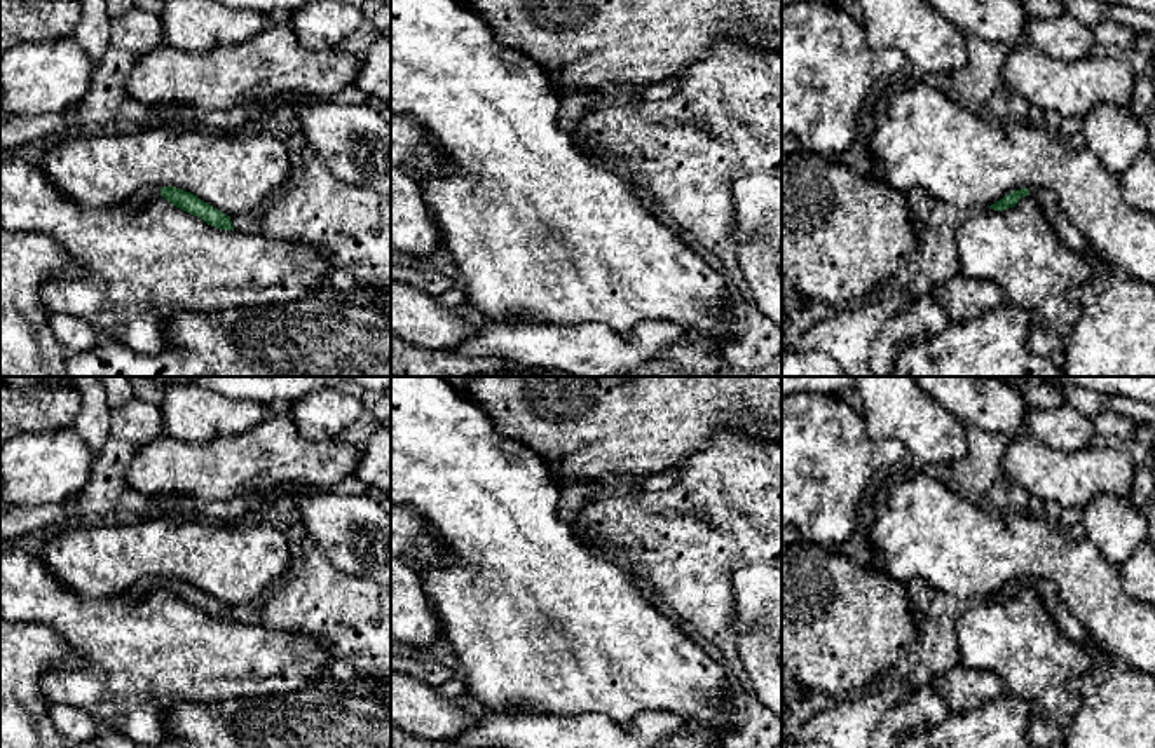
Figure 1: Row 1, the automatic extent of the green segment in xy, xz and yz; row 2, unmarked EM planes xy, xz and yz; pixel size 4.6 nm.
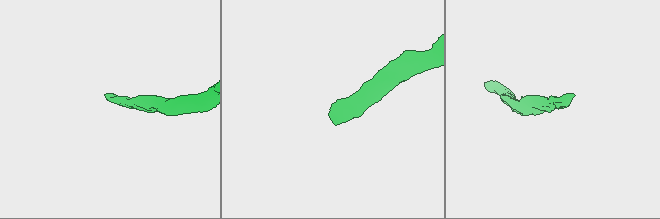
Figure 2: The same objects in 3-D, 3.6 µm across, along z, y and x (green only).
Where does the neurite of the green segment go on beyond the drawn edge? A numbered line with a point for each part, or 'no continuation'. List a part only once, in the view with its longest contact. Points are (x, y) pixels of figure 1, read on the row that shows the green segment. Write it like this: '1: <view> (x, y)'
1: xy (143, 196)

